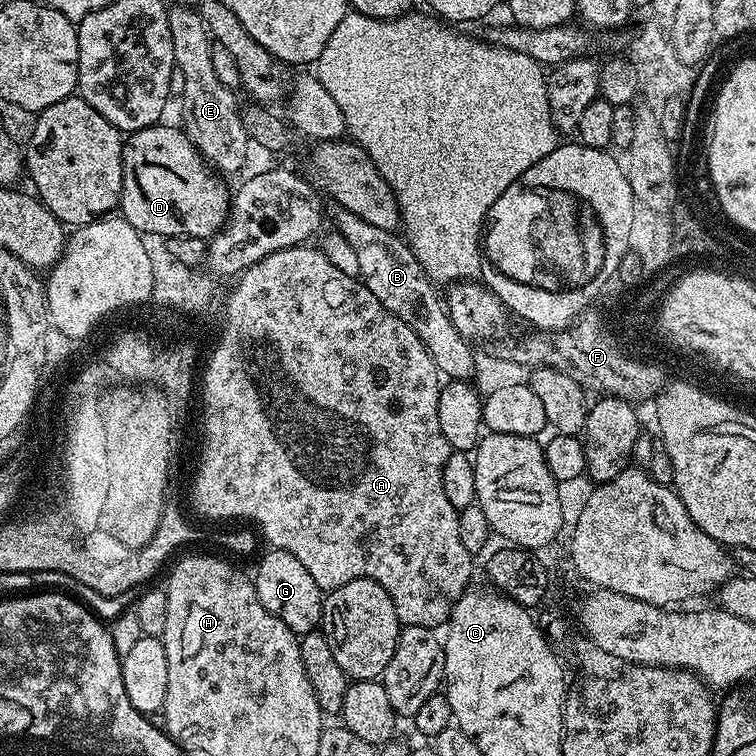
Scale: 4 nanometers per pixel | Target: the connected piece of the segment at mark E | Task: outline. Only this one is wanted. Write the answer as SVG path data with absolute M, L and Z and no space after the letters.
M184 4L171 5L168 8L170 22L170 42L174 42L174 62L182 70L185 89L179 99L184 102L184 124L182 130L190 142L199 150L202 159L217 173L236 172L248 160L250 141L246 126L242 126L240 117L241 101L236 101L237 93L222 86L214 74L214 62L210 62L212 36L203 24L197 9Z

